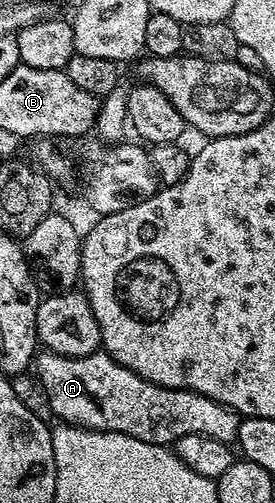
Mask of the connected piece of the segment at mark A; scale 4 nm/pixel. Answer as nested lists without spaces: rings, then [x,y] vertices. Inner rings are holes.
[[[103,351],[89,357],[63,357],[57,353],[41,352],[34,361],[34,373],[49,396],[53,418],[97,433],[121,433],[142,439],[151,445],[171,446],[186,435],[209,437],[219,441],[235,442],[242,420],[239,413],[201,393],[189,389],[167,389],[142,379],[134,371],[122,367]]]

